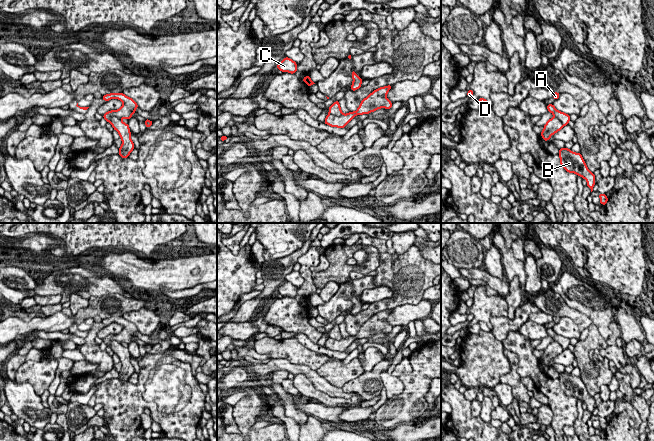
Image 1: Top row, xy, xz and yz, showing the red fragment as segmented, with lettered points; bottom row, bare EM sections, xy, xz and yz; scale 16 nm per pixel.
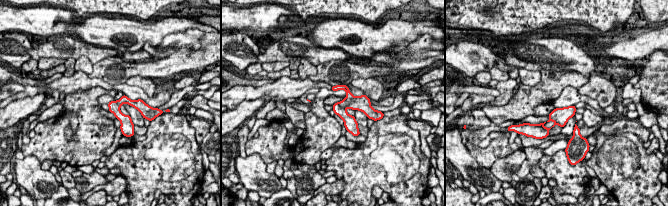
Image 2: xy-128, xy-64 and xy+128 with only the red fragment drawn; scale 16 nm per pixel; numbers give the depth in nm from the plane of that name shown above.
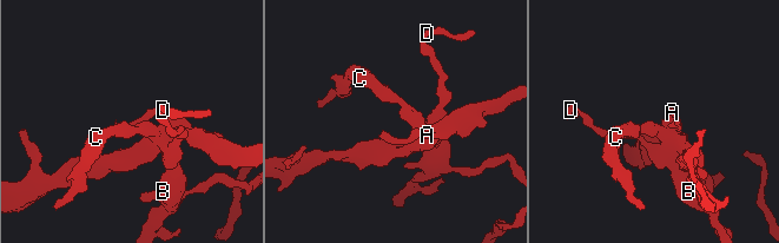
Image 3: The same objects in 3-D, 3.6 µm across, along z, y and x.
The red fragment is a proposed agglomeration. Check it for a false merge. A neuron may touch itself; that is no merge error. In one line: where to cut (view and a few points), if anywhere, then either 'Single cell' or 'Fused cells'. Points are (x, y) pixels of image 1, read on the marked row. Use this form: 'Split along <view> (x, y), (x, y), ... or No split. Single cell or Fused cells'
Split along xy (109, 118), (116, 117), (120, 120). Fused cells

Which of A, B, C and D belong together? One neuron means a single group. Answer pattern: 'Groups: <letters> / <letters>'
Groups: A / B C D

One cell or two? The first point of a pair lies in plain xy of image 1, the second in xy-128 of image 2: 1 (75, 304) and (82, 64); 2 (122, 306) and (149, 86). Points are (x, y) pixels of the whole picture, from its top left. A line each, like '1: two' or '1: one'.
1: one
2: two

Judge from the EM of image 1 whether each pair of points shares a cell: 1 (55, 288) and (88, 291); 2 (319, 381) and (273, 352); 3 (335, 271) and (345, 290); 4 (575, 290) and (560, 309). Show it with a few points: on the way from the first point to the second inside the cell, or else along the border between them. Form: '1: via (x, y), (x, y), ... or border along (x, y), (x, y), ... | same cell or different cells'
1: via (63, 288), (80, 287) | same cell
2: border along (271, 357), (286, 358), (292, 363), (305, 365) | different cells
3: border along (346, 282), (341, 284) | different cells
4: border along (550, 287), (570, 307), (585, 315) | different cells

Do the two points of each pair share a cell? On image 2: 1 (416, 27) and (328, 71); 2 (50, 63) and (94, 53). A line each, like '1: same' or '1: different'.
1: different
2: different

